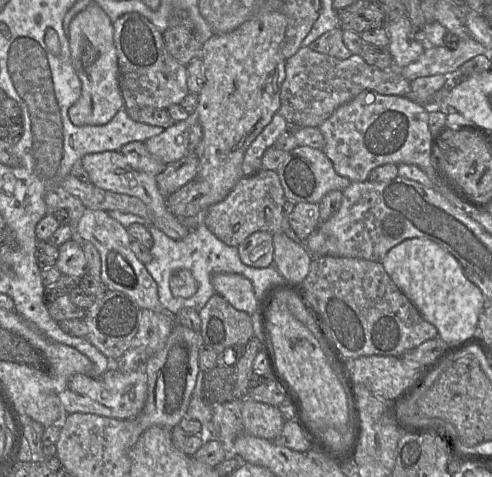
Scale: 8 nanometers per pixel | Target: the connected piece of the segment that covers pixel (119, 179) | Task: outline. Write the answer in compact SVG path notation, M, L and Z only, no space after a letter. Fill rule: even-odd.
M104 151L89 153L80 159L83 167L89 175L90 182L104 190L125 194L141 199L152 214L152 224L173 240L184 238L189 229L183 226L178 219L171 214L166 207L163 197L157 187L157 175L139 172L133 169L120 151Z

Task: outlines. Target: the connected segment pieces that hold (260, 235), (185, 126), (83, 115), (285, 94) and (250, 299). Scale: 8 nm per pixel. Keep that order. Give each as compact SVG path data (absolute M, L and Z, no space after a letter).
M257 231L246 237L238 246L241 261L254 268L273 265L273 234Z
M190 115L187 120L174 122L162 133L144 141L146 149L165 165L179 160L187 153L190 122Z
M97 4L89 5L71 21L68 36L71 61L81 81L81 95L69 107L68 116L77 126L103 125L124 107L120 86L118 57L114 43L113 23Z
M309 47L300 49L285 62L286 77L280 91L280 107L282 115L291 127L319 127L341 105L351 101L361 92L369 90L383 95L408 96L410 82L401 76L397 68L381 70L369 65L360 55L352 54L348 59L338 59L333 56L315 52Z
M216 273L211 277L216 294L222 296L235 309L250 316L258 308L258 300L251 281L236 273Z

